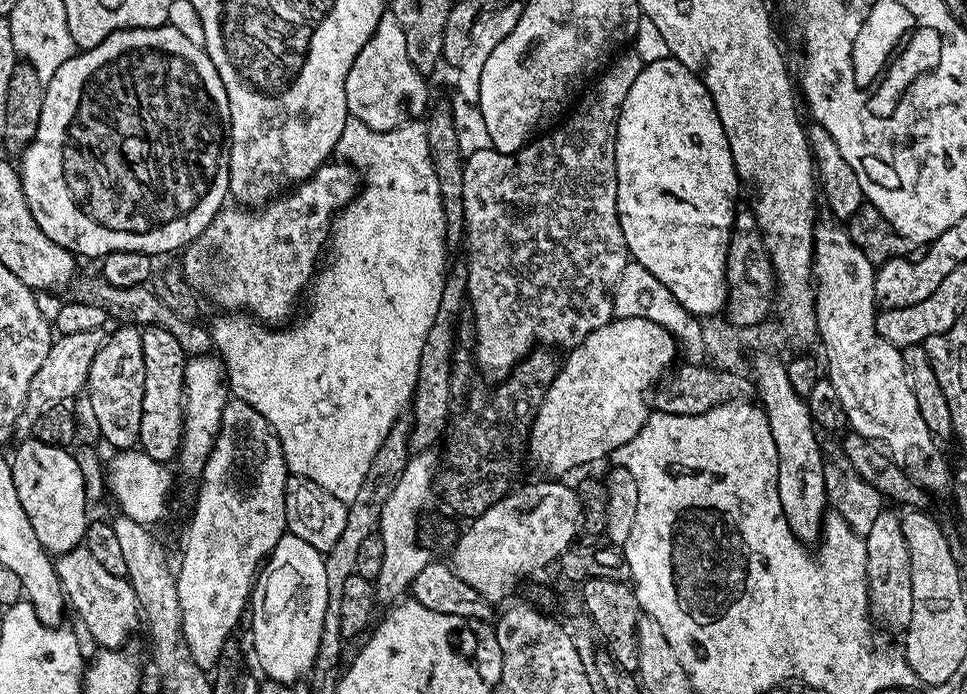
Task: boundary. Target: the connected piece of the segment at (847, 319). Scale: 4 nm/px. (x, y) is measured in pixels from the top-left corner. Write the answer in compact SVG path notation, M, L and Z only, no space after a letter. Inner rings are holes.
M817 223L812 238L812 278L814 281L814 303L816 306L816 326L815 335L820 335L820 344L824 347L824 356L822 355L822 364L826 369L826 378L834 386L834 391L838 393L838 399L842 401L842 406L846 410L846 418L848 419L847 427L853 428L857 432L860 440L868 440L870 443L883 449L885 455L911 478L920 488L924 488L929 494L936 494L949 487L950 484L950 467L948 468L948 460L940 453L937 437L930 434L930 430L926 430L926 421L922 419L922 413L918 411L918 401L914 398L914 390L910 390L910 382L906 378L906 370L904 369L904 353L901 349L896 348L890 342L886 342L886 338L882 338L876 329L876 318L878 315L878 301L876 299L876 270L877 265L870 262L870 258L866 258L866 254L862 254L862 250L858 250L858 246L854 246L854 242L848 236L847 227L841 226L839 223L832 224Z

